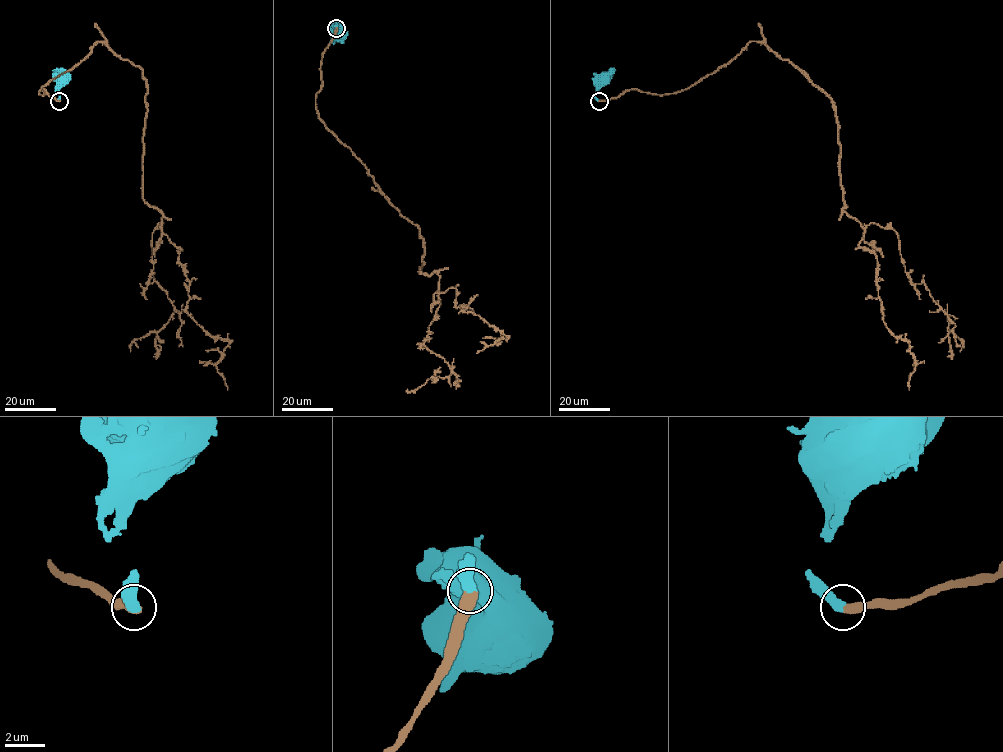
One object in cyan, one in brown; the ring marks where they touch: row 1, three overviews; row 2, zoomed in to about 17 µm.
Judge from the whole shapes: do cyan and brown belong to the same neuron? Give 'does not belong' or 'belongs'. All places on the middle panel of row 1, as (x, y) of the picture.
belongs

